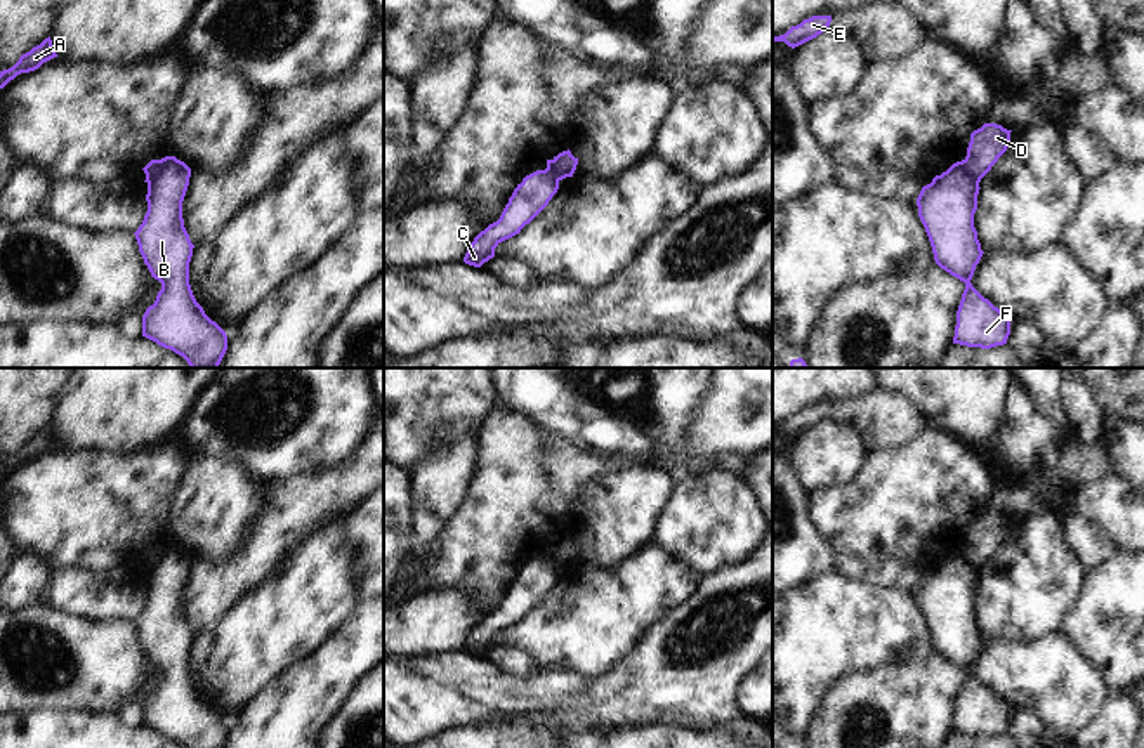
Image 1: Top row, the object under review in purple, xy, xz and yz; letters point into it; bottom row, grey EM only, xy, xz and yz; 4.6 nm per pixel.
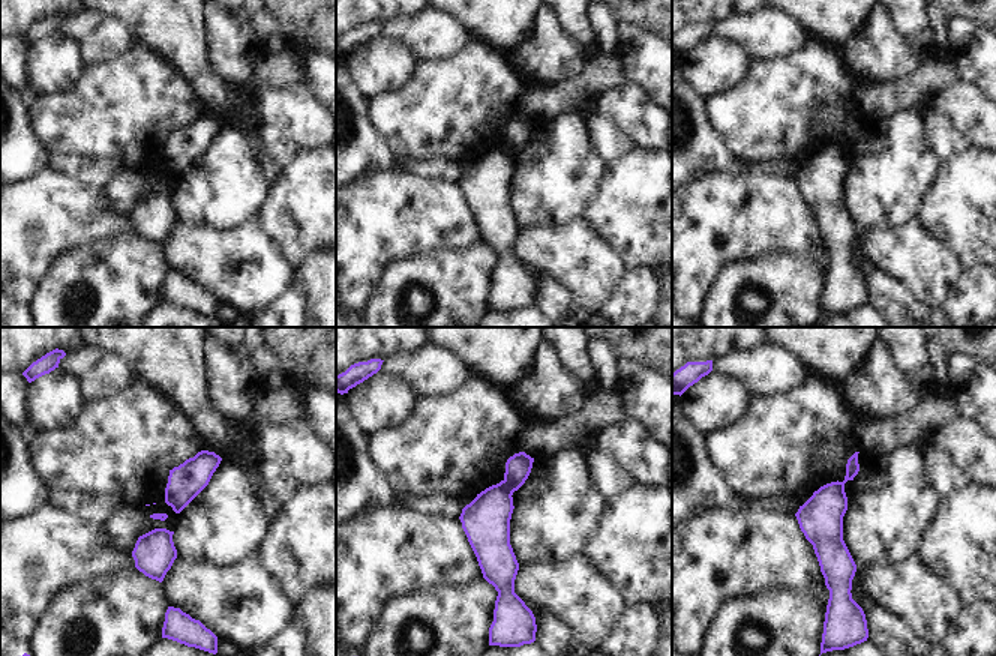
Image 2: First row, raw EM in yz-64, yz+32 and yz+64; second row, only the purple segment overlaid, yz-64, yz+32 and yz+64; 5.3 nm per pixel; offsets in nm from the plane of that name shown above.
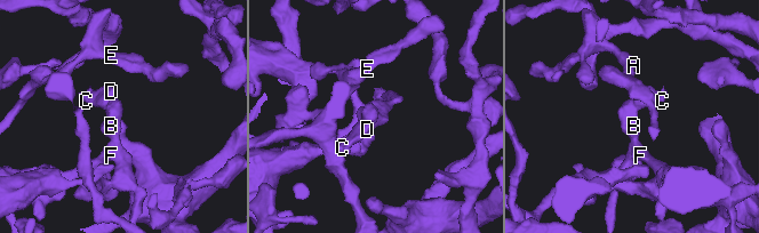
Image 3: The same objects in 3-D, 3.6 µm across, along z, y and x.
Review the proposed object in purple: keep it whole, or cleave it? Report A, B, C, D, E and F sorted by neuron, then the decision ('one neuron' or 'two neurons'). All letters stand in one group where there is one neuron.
A B E F / C D | two neurons

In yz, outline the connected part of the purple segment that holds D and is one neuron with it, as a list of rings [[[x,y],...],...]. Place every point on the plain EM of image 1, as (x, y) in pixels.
[[[984,512],[970,522],[963,552],[969,564],[977,573],[1010,535],[1010,521],[1012,519],[1007,519],[1002,514]]]

